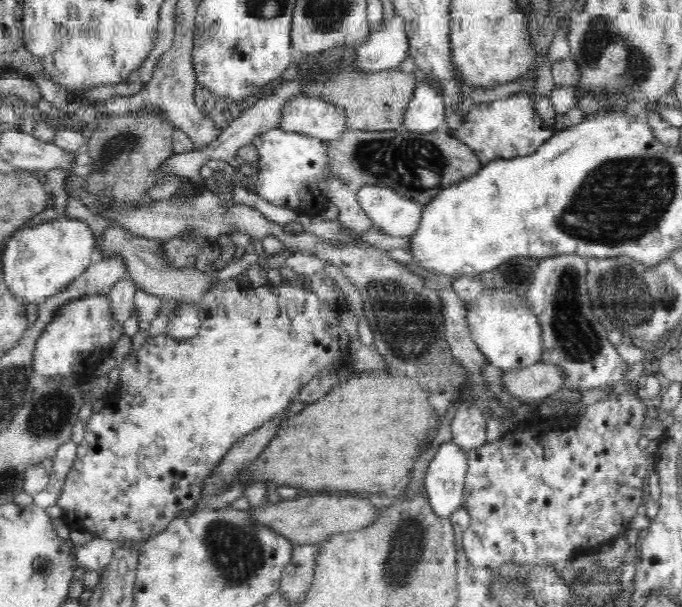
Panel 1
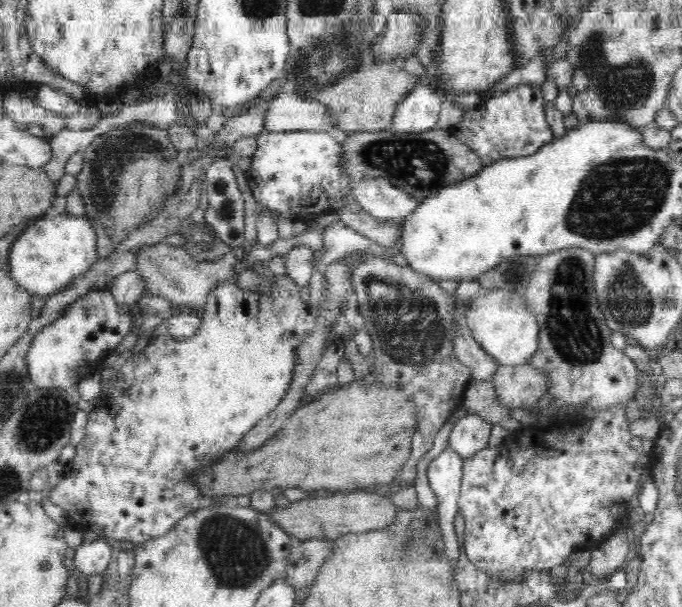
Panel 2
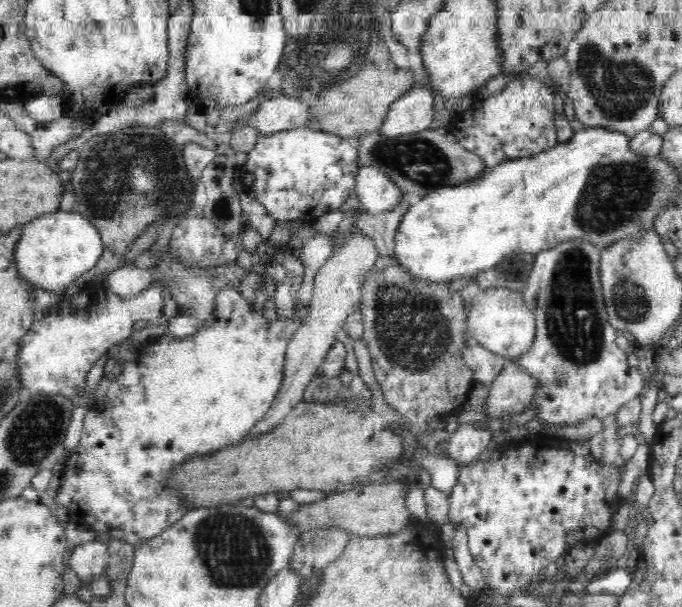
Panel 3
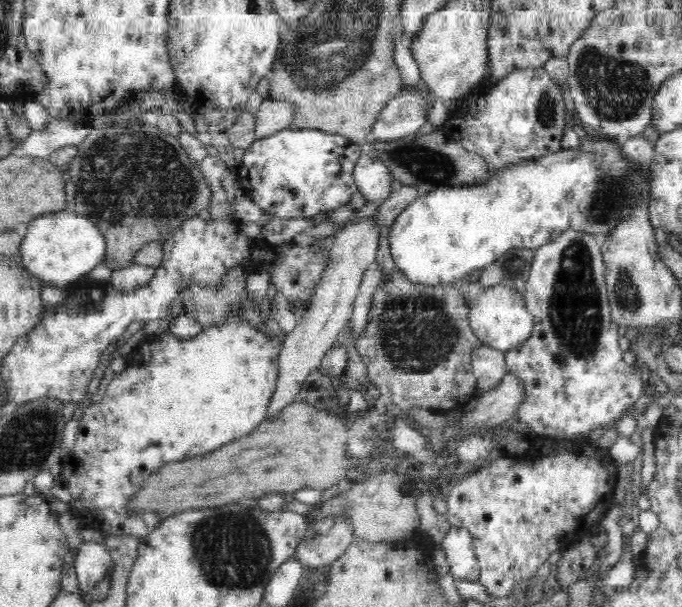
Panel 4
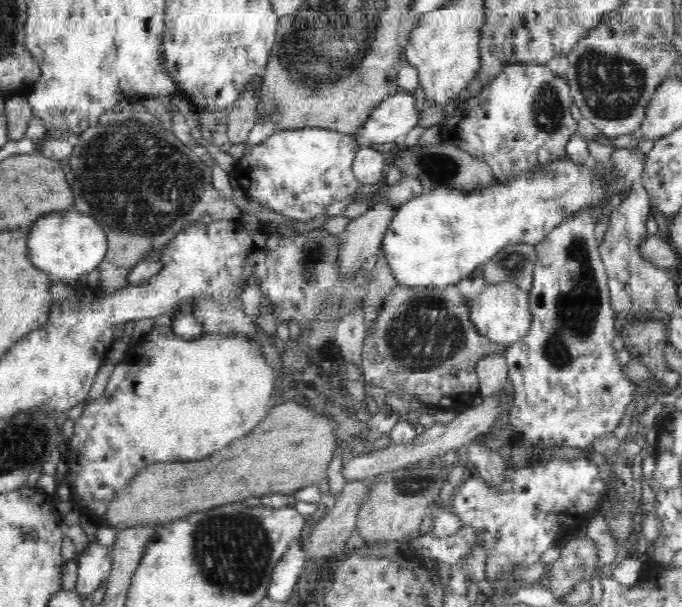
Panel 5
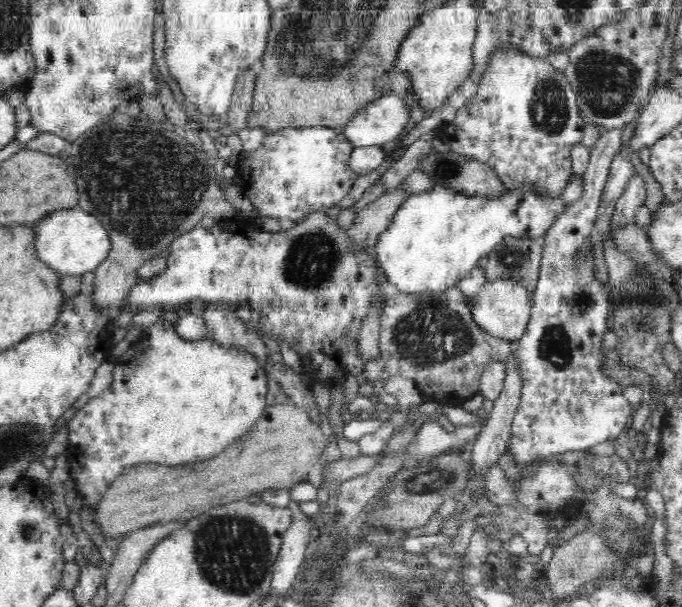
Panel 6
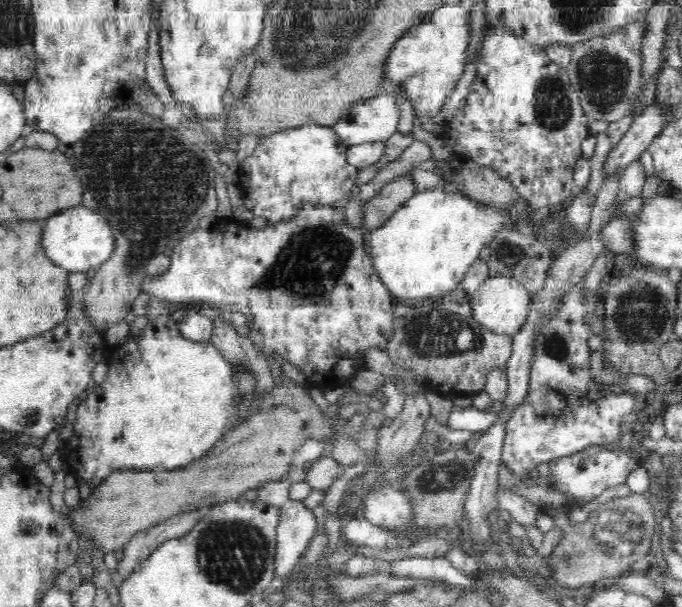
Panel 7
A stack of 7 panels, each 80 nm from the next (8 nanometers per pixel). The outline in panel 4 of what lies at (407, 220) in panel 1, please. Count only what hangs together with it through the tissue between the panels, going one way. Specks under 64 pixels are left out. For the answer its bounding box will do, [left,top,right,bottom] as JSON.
[354,150,391,201]

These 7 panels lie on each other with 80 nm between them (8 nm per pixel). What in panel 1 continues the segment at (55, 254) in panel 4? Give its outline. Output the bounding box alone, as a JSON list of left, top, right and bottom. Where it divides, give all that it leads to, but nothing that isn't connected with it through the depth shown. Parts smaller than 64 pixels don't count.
[3,214,97,304]

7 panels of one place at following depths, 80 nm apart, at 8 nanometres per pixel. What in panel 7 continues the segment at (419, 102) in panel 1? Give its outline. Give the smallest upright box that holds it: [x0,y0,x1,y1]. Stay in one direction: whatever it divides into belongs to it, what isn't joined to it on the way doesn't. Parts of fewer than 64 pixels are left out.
[331,92,399,145]

